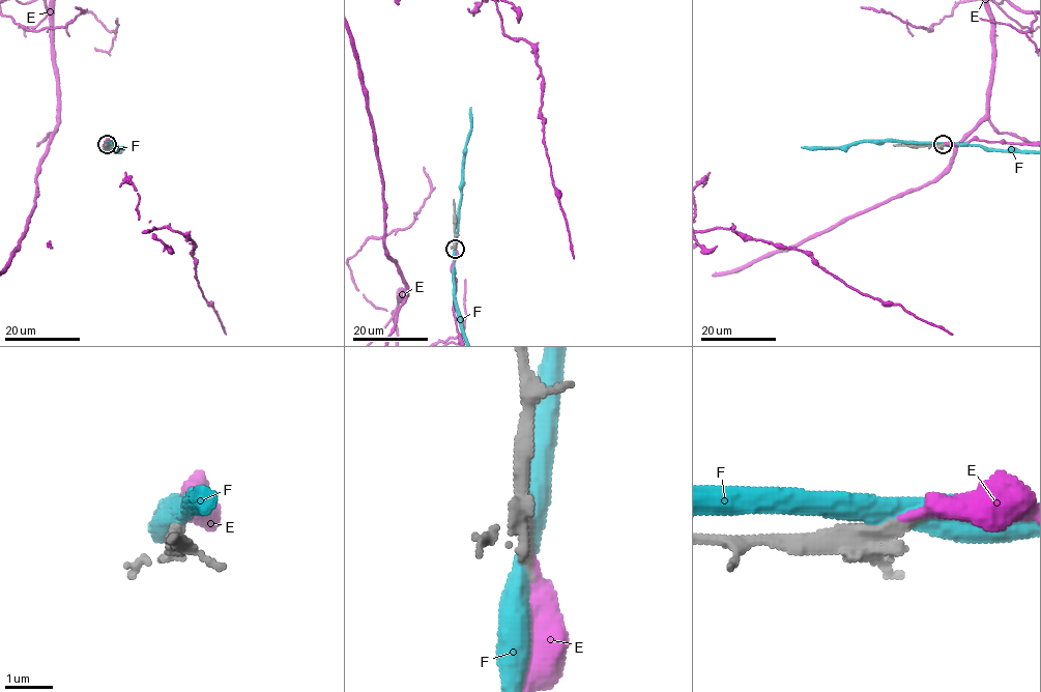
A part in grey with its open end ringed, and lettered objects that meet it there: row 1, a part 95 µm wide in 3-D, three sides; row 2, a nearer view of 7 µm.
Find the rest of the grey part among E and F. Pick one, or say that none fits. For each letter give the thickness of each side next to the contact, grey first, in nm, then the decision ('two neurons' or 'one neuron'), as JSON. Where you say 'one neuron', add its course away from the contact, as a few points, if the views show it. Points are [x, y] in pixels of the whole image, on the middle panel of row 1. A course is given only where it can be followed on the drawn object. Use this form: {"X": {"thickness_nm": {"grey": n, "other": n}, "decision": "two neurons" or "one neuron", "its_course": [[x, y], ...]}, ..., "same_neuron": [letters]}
{"E": {"thickness_nm": {"grey": 200, "other": 300}, "decision": "one neuron"}, "F": {"thickness_nm": {"grey": 300, "other": 440}, "decision": "two neurons"}, "same_neuron": ["E"]}

